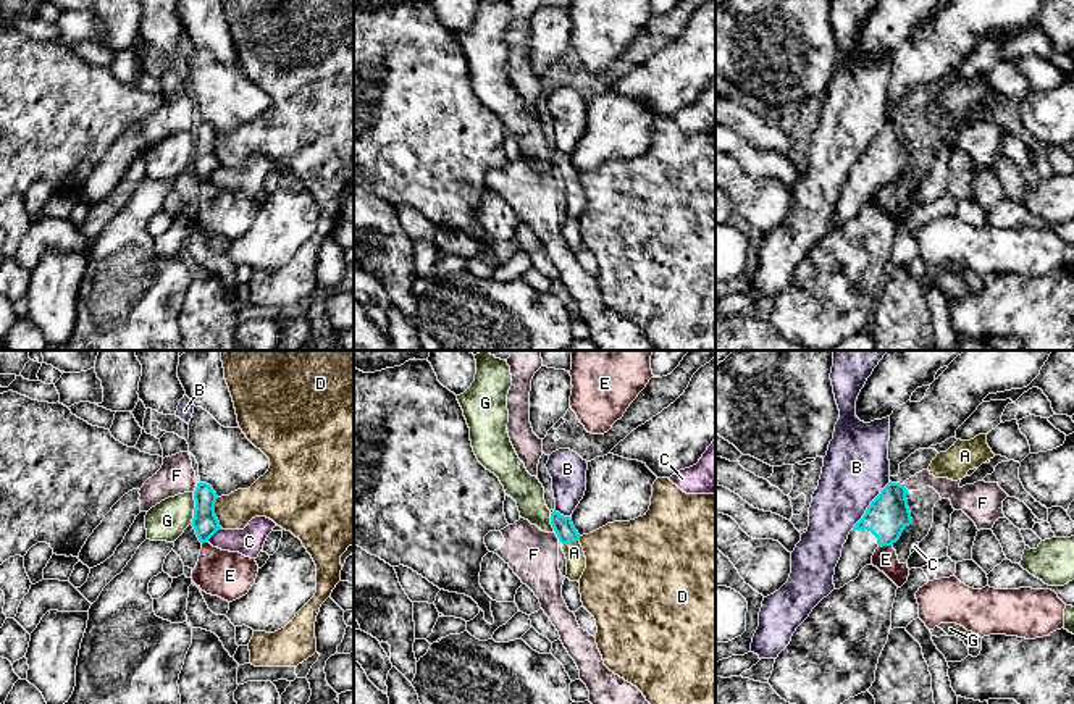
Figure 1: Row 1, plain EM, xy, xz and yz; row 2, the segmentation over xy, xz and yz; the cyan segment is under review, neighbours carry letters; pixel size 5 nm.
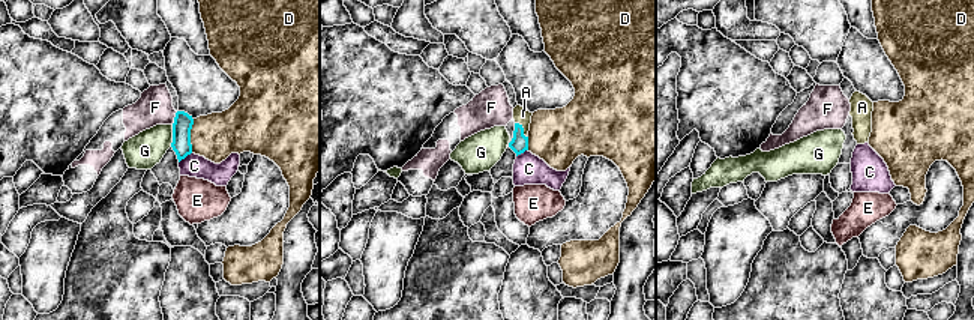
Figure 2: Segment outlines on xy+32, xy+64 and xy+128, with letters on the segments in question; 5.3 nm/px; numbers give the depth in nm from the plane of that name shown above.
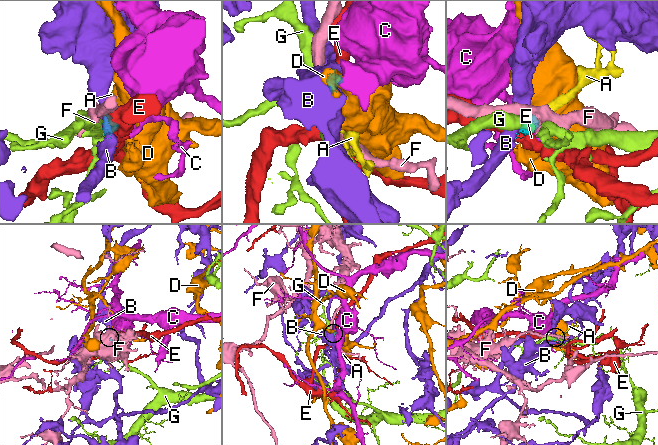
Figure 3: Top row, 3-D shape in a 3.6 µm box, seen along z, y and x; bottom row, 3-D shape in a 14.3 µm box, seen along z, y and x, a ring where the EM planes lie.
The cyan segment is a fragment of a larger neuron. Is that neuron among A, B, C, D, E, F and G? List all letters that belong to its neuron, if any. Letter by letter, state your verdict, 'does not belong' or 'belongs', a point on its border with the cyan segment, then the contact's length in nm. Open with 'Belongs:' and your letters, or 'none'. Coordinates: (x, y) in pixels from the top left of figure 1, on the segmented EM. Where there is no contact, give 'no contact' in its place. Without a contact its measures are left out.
Belongs: A
A: belongs; contact xz (570, 541); length 80 nm
B: does not belong; contact yz (869, 506); length 300 nm
C: does not belong; contact xy (213, 533); length 110 nm
D: does not belong; contact xy (213, 512); length 150 nm
E: does not belong; contact yz (884, 544); length 70 nm
F: does not belong; contact xy (196, 488); length 50 nm
G: does not belong; contact xy (194, 509); length 160 nm

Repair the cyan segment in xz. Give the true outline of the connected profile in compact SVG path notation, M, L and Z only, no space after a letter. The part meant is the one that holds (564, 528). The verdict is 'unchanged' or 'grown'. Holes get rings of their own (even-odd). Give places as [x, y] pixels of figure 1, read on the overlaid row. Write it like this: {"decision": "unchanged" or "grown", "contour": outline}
{"decision": "grown", "contour": "M559 512L551 513L551 525L559 538L559 541L564 544L562 551L567 559L567 575L570 581L578 581L586 568L586 557L583 552L583 547L580 544L580 534L575 530L572 518L564 517Z"}

